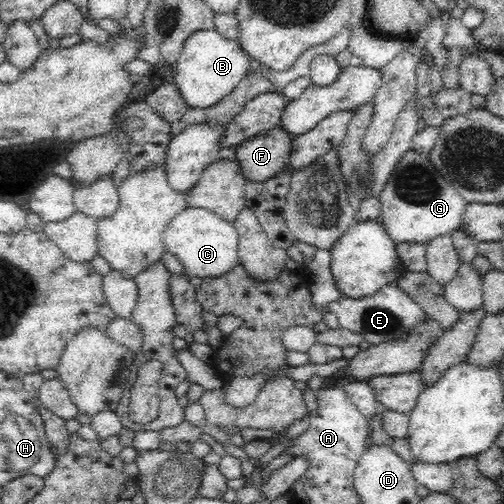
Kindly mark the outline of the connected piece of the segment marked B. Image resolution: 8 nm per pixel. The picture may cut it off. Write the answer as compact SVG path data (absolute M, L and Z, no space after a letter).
M202 29L193 32L184 43L174 66L174 83L178 85L180 95L189 108L208 108L234 91L236 85L248 72L249 56L244 52L238 39L228 40L216 29Z

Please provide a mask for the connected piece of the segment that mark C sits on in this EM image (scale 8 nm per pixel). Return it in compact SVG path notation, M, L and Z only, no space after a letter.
M189 206L171 220L163 232L163 243L168 253L182 263L186 274L200 276L222 276L239 263L238 229L234 223L221 219L212 209Z

